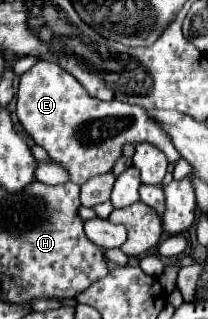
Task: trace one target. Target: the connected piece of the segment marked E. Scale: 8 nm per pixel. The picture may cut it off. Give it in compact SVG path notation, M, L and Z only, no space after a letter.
M39 61L21 75L17 89L17 117L33 141L41 145L55 163L69 169L71 181L77 185L87 183L91 177L111 173L127 143L151 143L161 149L171 163L181 157L169 135L157 127L157 119L149 119L149 113L143 107L119 103L117 99L93 99L73 75L53 61Z

